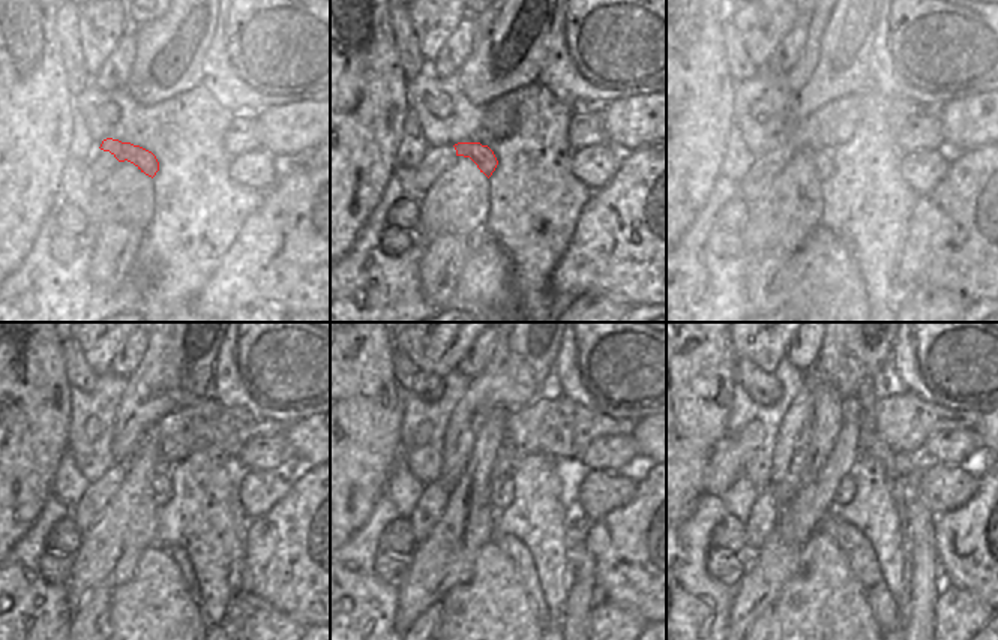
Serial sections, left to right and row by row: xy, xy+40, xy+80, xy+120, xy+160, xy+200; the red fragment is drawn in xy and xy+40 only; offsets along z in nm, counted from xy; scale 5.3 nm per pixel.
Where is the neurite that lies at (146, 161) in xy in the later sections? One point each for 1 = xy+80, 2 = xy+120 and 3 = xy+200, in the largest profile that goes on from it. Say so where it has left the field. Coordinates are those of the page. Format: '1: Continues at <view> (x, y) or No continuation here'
1: Continues at xy+80 (823, 161)
2: Continues at xy+120 (161, 481)
3: Continues at xy+200 (845, 492).

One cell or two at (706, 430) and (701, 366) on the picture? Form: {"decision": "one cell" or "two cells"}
{"decision": "one cell"}

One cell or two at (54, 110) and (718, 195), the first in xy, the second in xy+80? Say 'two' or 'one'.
two

